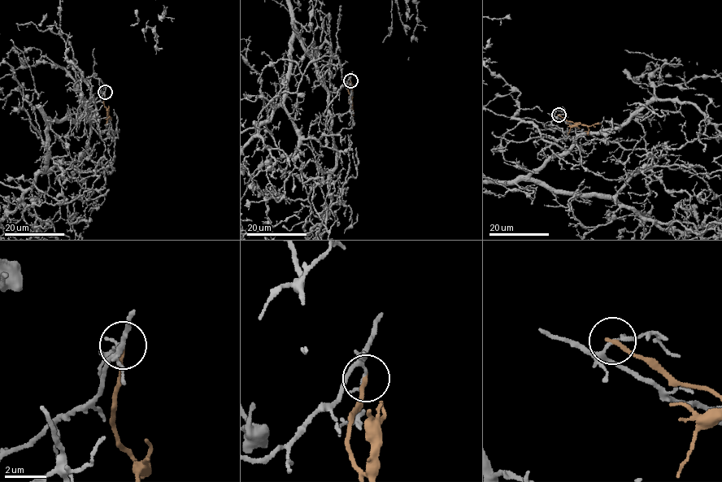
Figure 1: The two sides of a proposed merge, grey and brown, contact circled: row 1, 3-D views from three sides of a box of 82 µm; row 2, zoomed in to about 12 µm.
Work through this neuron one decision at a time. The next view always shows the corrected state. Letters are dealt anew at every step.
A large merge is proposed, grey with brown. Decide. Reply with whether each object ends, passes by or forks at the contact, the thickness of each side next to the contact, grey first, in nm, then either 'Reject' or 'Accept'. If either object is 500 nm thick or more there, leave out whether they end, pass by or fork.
At the ring grey forks. At the ring brown ends. Thickness 130 nm (grey) against 200 nm. Reject

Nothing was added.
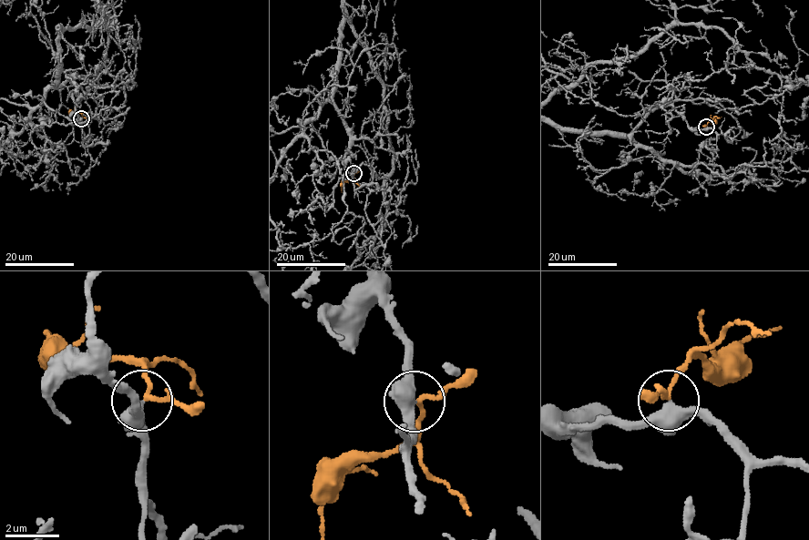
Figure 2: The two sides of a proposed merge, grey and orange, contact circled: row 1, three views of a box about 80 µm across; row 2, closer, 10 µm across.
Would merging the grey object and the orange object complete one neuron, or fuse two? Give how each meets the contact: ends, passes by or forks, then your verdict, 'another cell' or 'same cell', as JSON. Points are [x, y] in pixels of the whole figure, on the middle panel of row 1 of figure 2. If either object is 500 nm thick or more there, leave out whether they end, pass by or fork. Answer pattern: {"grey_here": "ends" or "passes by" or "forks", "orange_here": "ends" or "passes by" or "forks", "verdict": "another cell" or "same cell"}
{"grey_here": "forks", "orange_here": "passes by", "verdict": "same cell"}

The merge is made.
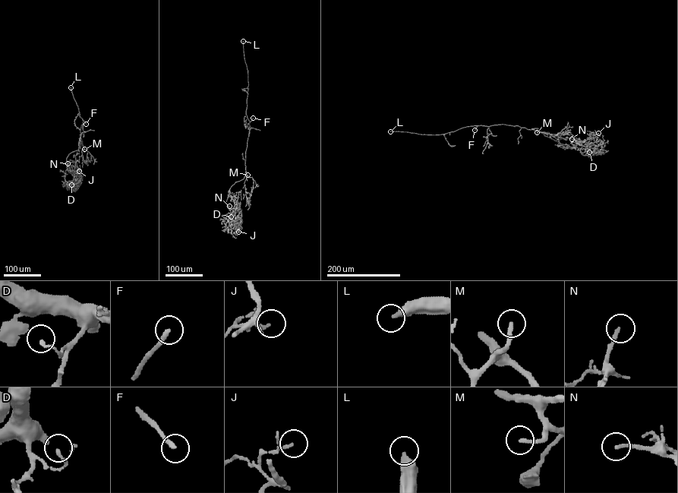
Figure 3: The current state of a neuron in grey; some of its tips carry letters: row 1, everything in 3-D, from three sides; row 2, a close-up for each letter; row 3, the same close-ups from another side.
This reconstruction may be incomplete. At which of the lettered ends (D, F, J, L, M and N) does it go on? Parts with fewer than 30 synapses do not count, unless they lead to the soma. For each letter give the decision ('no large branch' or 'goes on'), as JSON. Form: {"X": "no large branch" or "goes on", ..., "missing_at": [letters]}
{"D": "no large branch", "F": "goes on", "J": "no large branch", "L": "goes on", "M": "goes on", "N": "no large branch", "missing_at": ["F", "L", "M"]}

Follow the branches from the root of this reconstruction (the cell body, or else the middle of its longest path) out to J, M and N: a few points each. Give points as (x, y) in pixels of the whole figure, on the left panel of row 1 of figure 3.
J: (80, 133), (80, 146), (66, 159), (74, 173), (79, 174), (79, 171)
M: (80, 133), (84, 149)
N: (80, 133), (80, 146), (66, 159), (74, 174), (74, 180), (76, 179), (67, 163)

